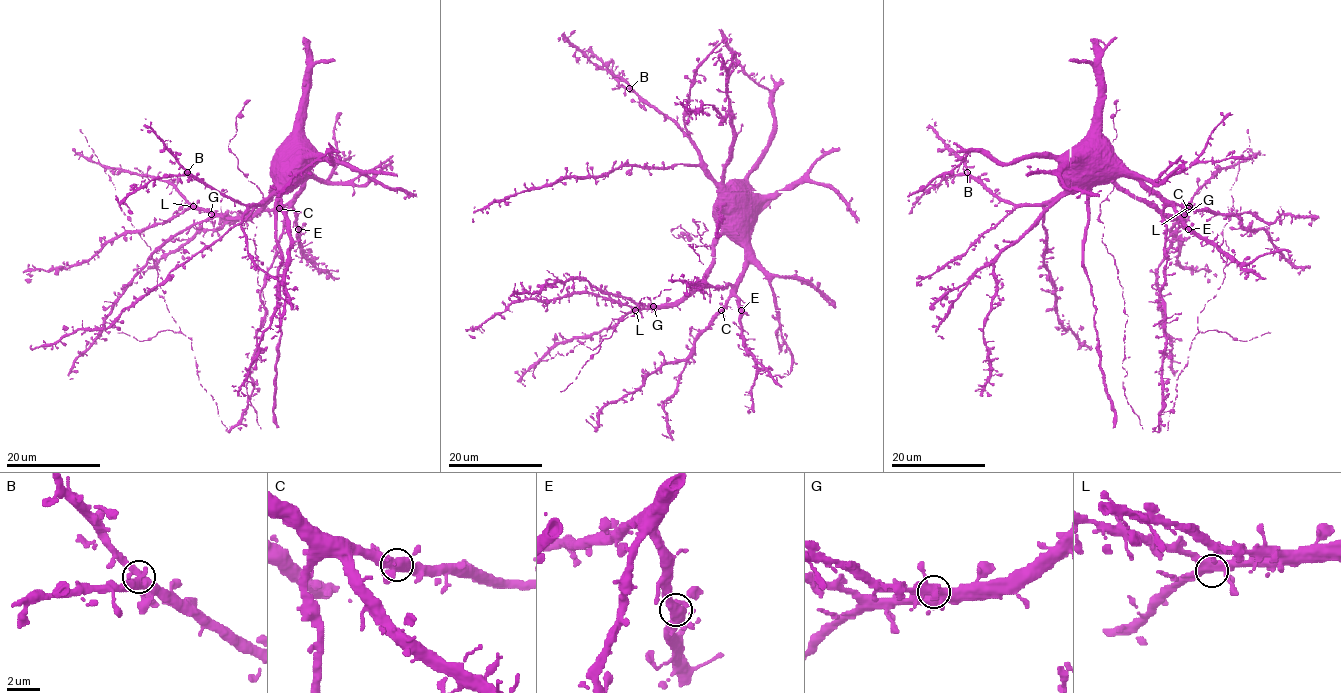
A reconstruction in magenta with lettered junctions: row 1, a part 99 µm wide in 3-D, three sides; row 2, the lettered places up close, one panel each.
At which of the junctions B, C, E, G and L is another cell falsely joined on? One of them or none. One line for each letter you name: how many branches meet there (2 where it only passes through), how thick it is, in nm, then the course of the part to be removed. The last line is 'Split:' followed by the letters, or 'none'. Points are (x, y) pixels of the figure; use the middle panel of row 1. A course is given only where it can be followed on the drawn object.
Split: none

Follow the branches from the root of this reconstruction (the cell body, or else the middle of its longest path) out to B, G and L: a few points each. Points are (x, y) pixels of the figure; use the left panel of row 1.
B: (298, 138), (285, 162), (284, 184), (260, 204), (239, 204), (187, 172)
G: (298, 138), (299, 134), (293, 134), (282, 143), (280, 178), (271, 195), (253, 214), (211, 214)
L: (298, 138), (299, 134), (293, 134), (282, 143), (280, 178), (271, 195), (253, 214), (219, 217), (193, 206)

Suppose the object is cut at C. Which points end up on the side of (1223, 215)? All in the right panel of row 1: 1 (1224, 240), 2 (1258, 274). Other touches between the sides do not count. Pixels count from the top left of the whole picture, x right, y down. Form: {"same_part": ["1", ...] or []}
{"same_part": []}

